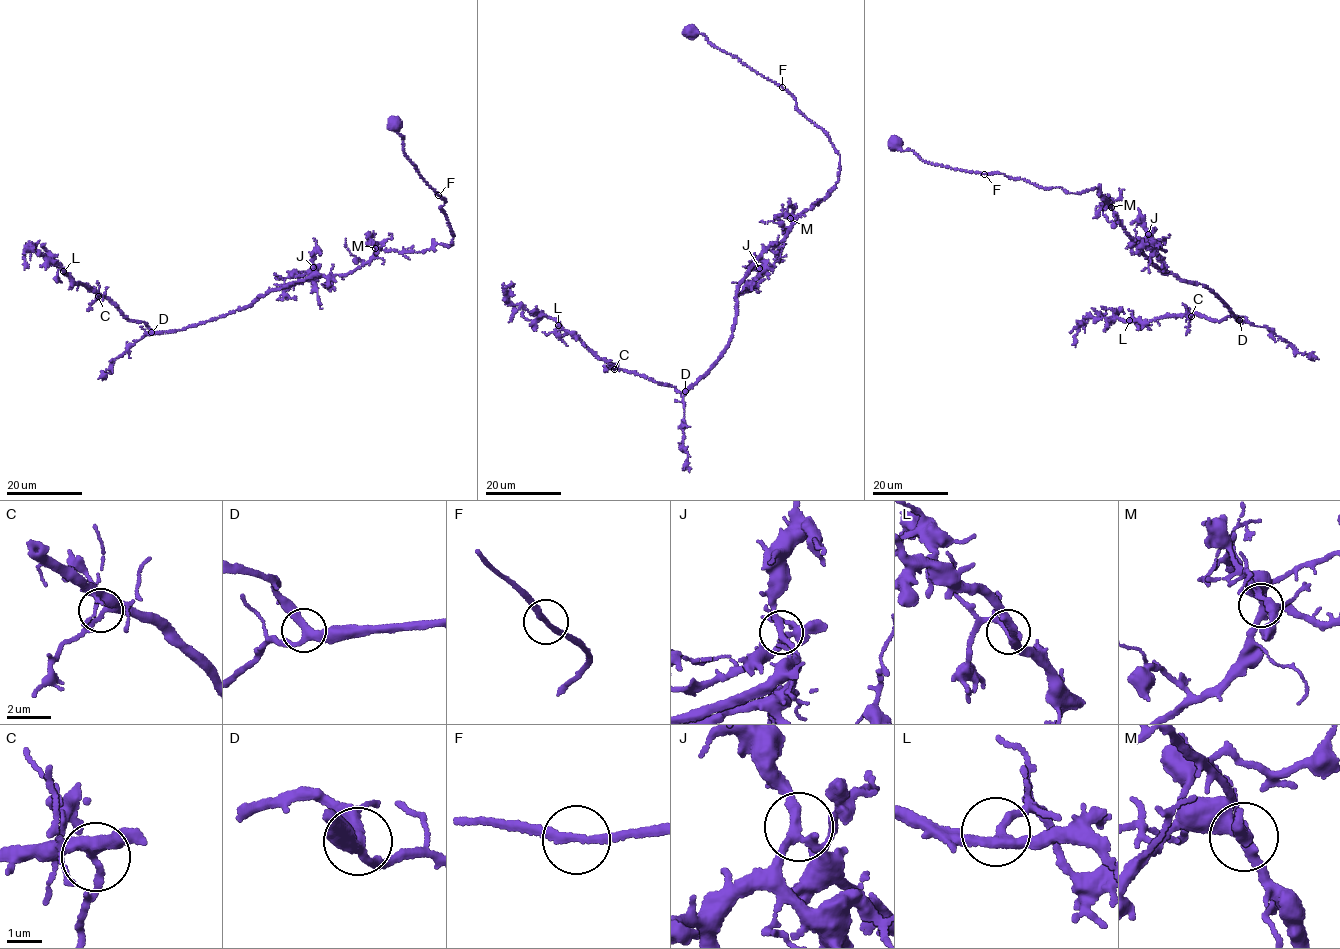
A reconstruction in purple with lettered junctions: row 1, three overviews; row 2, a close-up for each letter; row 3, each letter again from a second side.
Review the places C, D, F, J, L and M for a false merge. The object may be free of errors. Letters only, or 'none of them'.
none of them

